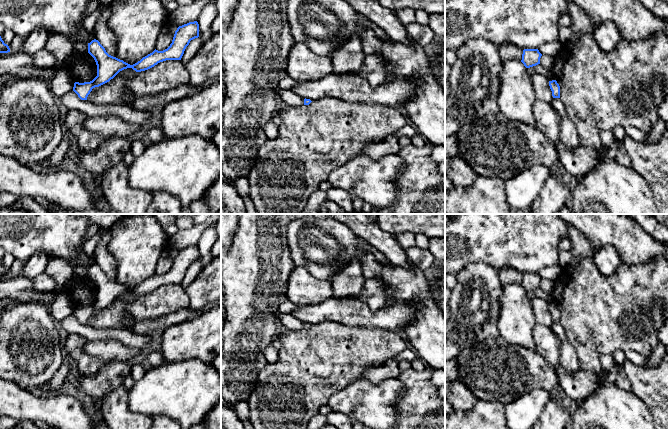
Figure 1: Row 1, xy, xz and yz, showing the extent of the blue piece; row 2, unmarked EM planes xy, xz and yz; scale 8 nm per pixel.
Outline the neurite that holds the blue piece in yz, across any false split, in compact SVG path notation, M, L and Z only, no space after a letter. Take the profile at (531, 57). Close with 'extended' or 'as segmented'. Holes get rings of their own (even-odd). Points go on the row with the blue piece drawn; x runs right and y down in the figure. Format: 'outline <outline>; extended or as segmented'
outline M524 49L521 62L526 68L530 68L540 64L541 56L538 49Z; as segmented

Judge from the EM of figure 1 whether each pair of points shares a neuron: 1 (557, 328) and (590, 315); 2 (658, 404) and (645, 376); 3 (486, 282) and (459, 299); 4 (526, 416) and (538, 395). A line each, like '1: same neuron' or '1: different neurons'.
1: different neurons
2: same neuron
3: same neuron
4: same neuron

